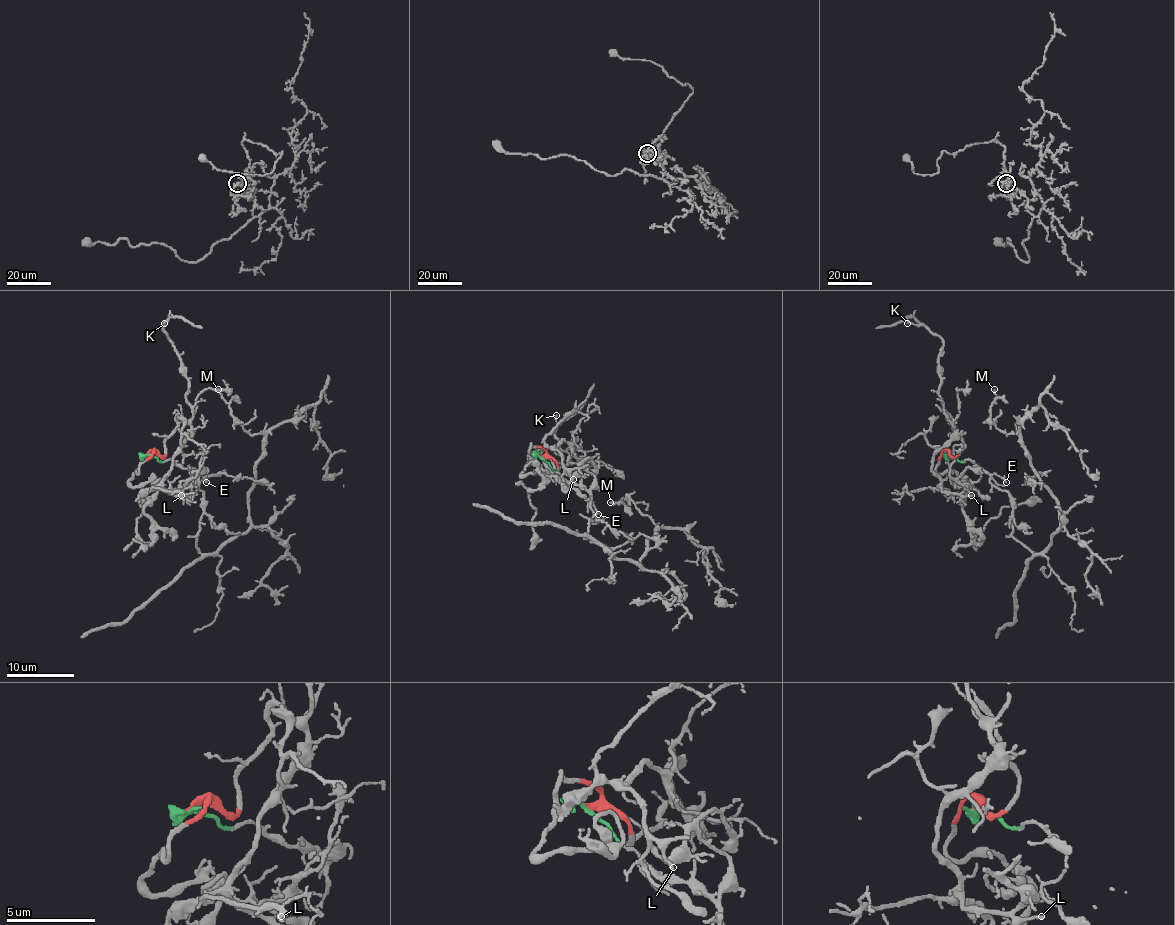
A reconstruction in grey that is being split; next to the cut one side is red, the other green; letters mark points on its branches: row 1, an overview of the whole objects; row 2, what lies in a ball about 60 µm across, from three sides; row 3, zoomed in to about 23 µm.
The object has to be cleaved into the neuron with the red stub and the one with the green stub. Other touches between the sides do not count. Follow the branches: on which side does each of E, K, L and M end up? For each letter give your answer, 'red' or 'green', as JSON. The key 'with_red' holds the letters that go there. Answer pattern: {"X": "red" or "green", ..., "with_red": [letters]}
{"E": "green", "K": "red", "L": "red", "M": "green", "with_red": ["K", "L"]}

